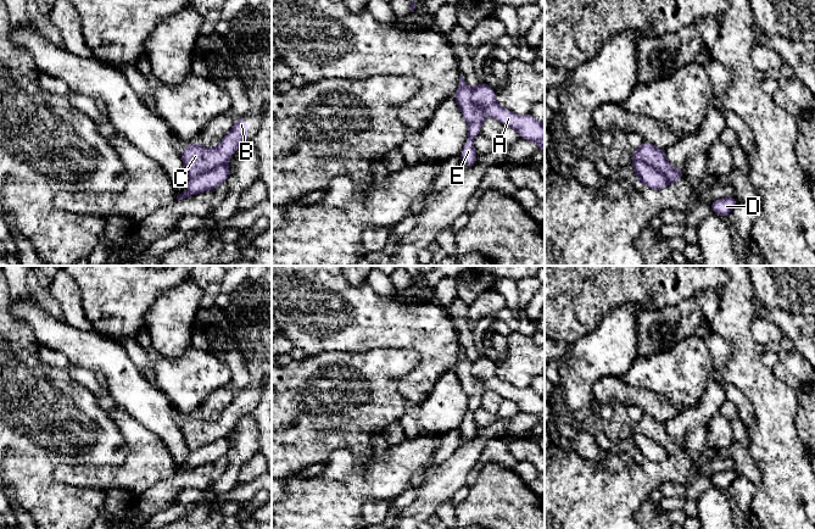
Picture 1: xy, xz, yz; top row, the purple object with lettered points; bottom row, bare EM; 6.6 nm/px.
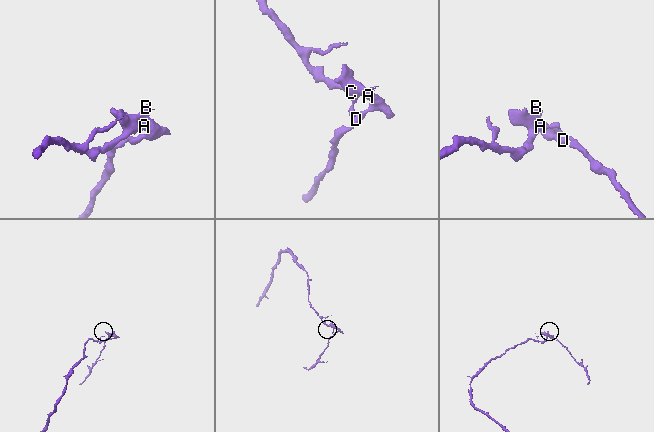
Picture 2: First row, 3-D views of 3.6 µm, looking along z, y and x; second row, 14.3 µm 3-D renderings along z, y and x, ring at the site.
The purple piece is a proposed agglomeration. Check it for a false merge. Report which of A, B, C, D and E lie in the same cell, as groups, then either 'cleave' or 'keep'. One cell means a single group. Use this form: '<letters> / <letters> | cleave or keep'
A D / B C E | cleave

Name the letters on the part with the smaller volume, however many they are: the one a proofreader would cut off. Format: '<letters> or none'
B, C, E

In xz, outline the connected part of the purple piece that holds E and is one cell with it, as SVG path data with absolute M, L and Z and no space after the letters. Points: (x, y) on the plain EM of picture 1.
M462 347L459 349L458 362L453 368L453 372L456 373L463 390L468 396L468 413L459 427L462 430L462 440L471 440L475 438L478 431L473 413L481 405L481 397L485 388L482 383L473 375L471 362L465 356Z

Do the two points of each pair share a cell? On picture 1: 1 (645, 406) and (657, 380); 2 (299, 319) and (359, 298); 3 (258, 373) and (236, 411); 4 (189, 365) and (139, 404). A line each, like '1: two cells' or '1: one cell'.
1: two cells
2: one cell
3: one cell
4: two cells

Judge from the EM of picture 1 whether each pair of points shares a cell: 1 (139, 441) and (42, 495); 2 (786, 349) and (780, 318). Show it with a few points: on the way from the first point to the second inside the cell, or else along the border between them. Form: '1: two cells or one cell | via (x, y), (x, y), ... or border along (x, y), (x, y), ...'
1: two cells | border along (52, 472), (52, 477), (61, 483), (91, 489)
2: two cells | border along (787, 338), (802, 355)

